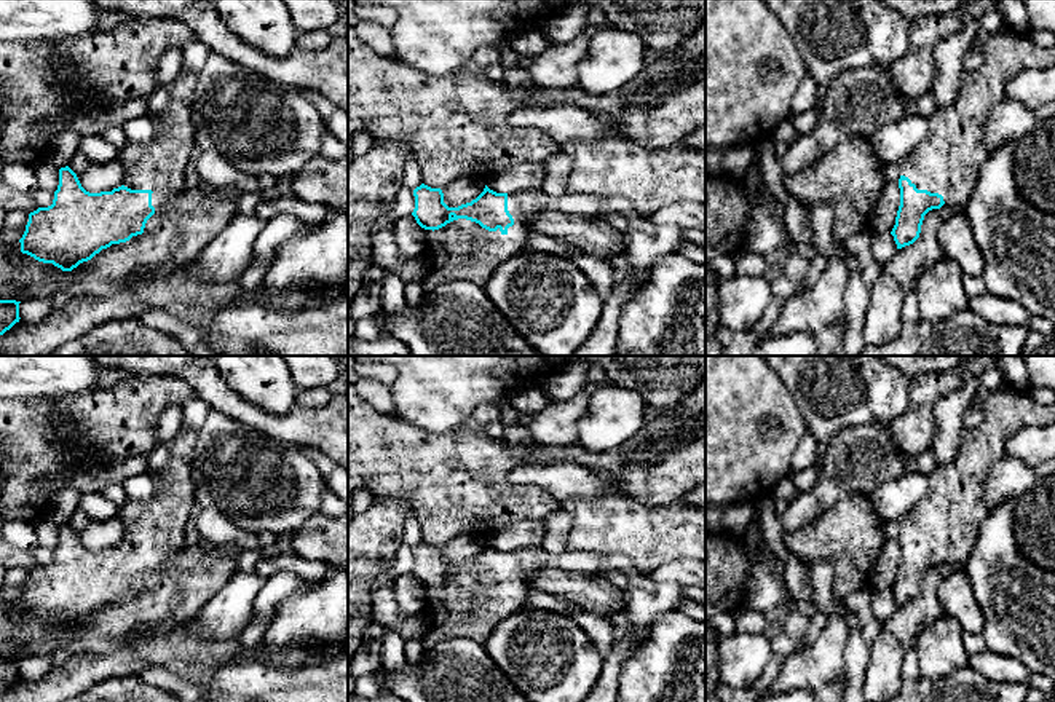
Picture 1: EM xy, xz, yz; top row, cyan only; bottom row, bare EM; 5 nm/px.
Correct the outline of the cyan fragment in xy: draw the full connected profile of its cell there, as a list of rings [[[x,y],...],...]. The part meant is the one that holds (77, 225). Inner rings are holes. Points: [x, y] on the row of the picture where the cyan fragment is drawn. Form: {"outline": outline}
{"outline": [[[182,67],[172,83],[171,101],[166,108],[156,116],[147,115],[155,124],[155,137],[144,144],[129,140],[120,148],[126,171],[121,187],[112,191],[89,193],[69,166],[61,168],[53,204],[29,214],[26,231],[19,239],[21,252],[38,262],[53,263],[62,271],[72,271],[102,249],[142,235],[147,220],[187,190],[185,168],[198,152],[192,123],[195,86],[196,73]]]}

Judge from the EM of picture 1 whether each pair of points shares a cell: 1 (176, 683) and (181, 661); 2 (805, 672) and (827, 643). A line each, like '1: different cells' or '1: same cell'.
1: different cells
2: same cell

